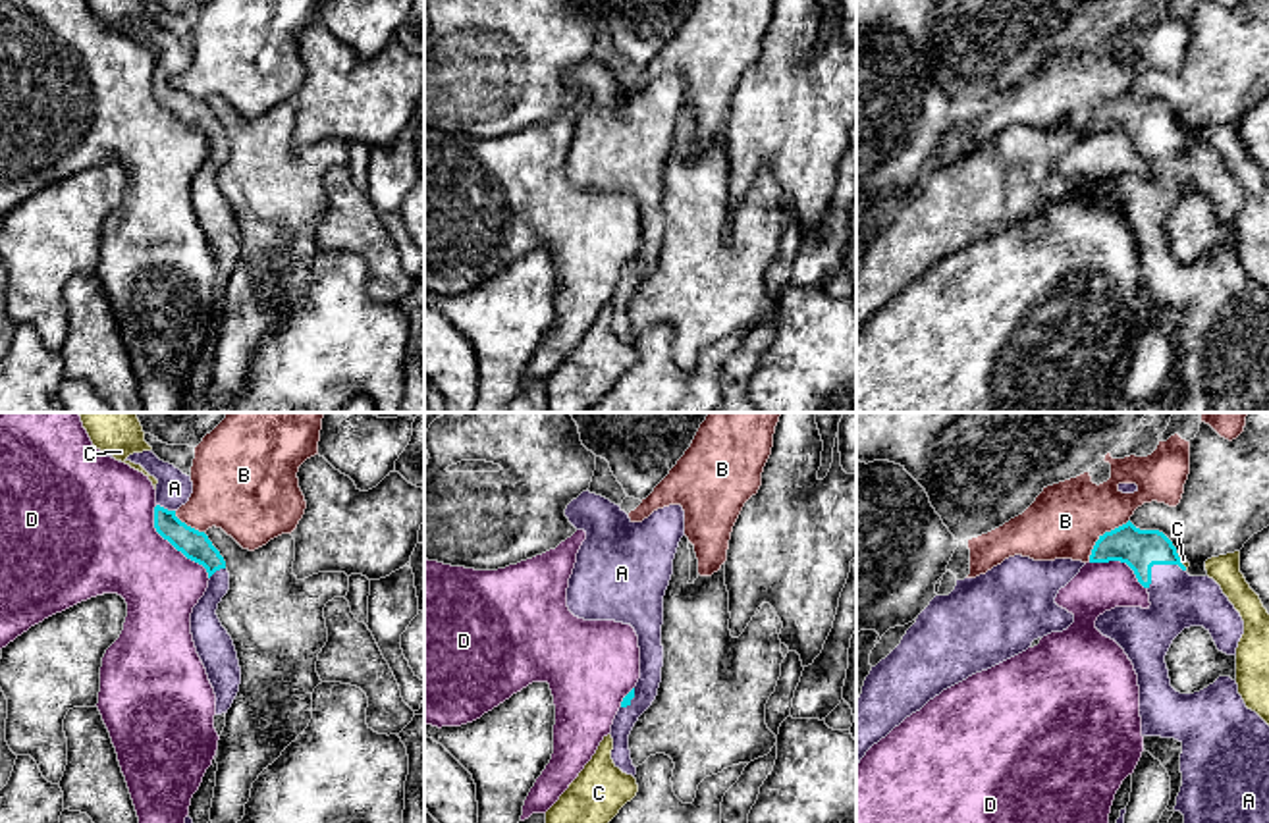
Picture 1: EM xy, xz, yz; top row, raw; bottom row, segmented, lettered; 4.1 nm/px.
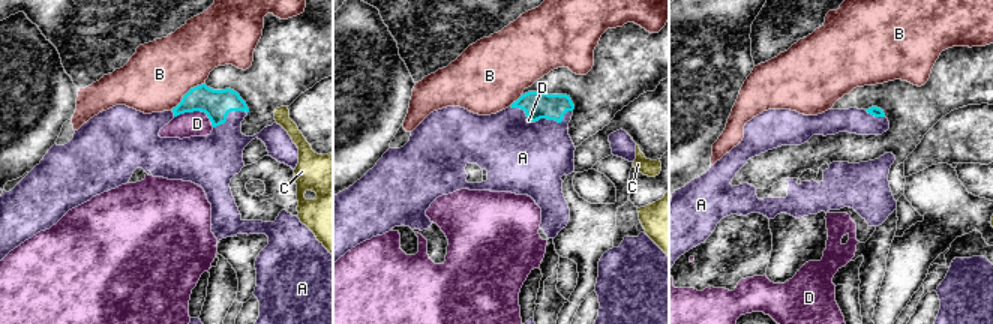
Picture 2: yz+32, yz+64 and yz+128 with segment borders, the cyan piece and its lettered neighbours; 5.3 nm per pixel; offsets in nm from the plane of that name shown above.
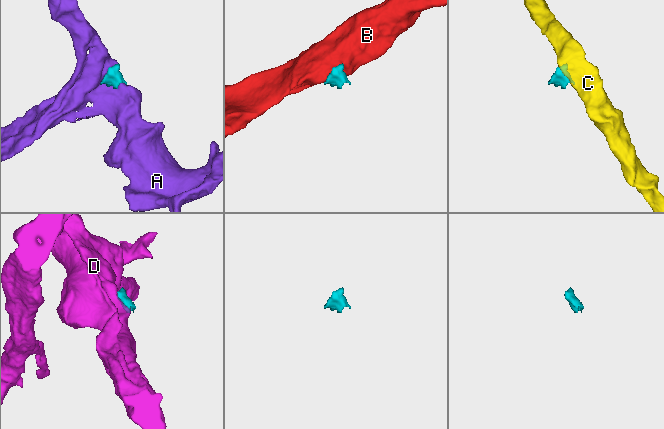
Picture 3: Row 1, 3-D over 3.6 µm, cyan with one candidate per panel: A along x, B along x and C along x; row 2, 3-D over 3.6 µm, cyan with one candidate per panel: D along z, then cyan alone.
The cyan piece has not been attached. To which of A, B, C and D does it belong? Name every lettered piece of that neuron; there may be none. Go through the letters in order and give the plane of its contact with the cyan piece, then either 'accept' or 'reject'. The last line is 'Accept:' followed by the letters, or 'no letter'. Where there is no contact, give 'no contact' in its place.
A: yz | accept
B: yz | reject
C: yz | reject
D: xy | reject
Accept: A

